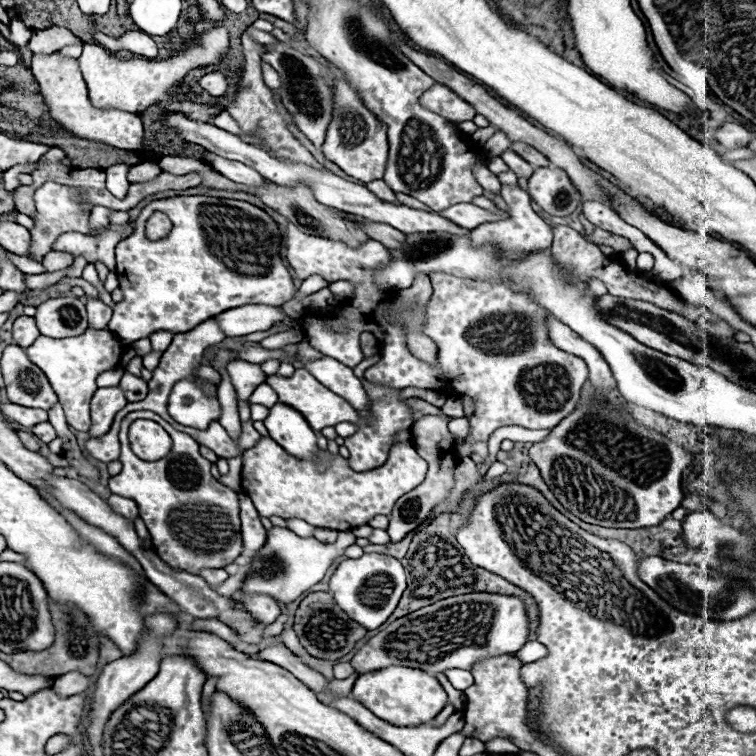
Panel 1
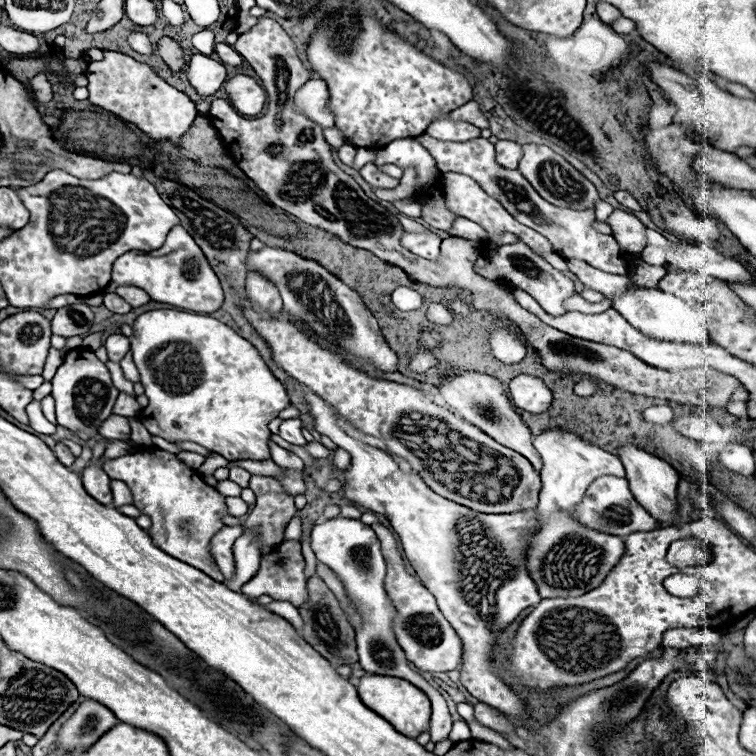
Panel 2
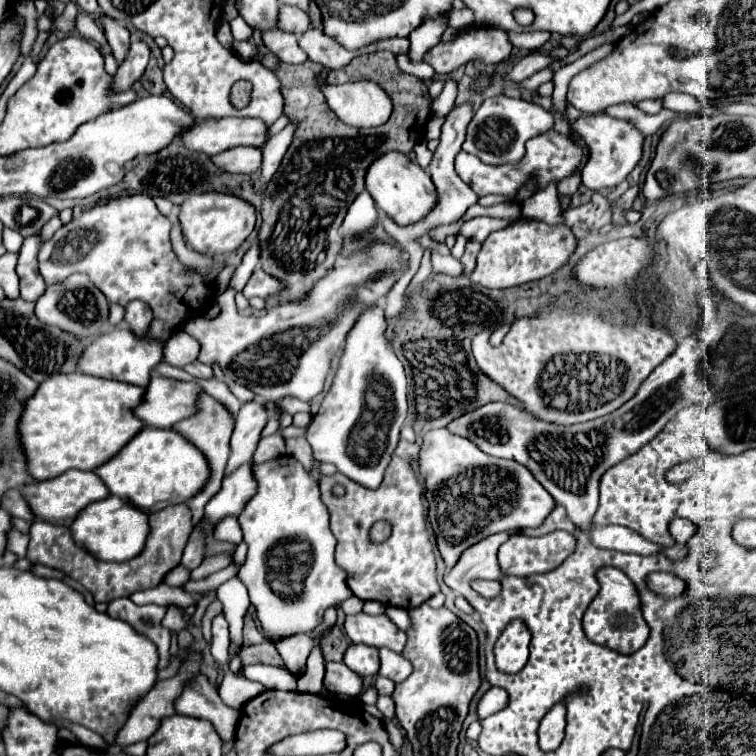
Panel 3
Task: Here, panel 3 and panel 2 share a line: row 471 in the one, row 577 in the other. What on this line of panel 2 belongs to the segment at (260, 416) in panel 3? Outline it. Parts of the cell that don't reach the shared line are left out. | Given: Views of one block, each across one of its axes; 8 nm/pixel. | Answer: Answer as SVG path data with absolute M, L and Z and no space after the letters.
M224 526L214 538L212 538L212 556L216 560L216 564L220 566L222 574L226 580L234 578L236 566L234 566L234 554L232 554L232 546L234 542L242 536L242 528L240 526Z

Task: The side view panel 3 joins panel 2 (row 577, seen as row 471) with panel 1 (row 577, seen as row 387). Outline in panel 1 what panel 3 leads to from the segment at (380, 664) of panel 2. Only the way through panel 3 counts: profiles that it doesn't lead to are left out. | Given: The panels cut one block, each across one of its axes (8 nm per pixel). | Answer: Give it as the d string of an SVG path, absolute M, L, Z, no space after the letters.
M364 554L362 558L344 560L330 578L330 592L336 604L366 630L374 630L388 620L404 588L406 588L404 566L400 564L400 560L386 554Z

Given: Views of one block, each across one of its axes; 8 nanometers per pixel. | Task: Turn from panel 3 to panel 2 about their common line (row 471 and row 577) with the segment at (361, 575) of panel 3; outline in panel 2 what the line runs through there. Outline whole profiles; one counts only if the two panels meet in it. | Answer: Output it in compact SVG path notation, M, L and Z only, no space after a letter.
M374 524L372 528L380 538L382 554L386 558L386 566L388 566L386 590L388 590L392 604L398 610L398 616L394 618L394 632L398 636L398 644L406 652L406 658L416 668L420 668L424 672L450 672L450 670L454 670L460 664L460 654L462 654L460 638L456 636L456 632L452 630L448 620L442 616L442 612L438 610L434 596L420 584L418 578L410 576L404 570L400 552L396 546L396 538L392 536L392 532L380 524Z

